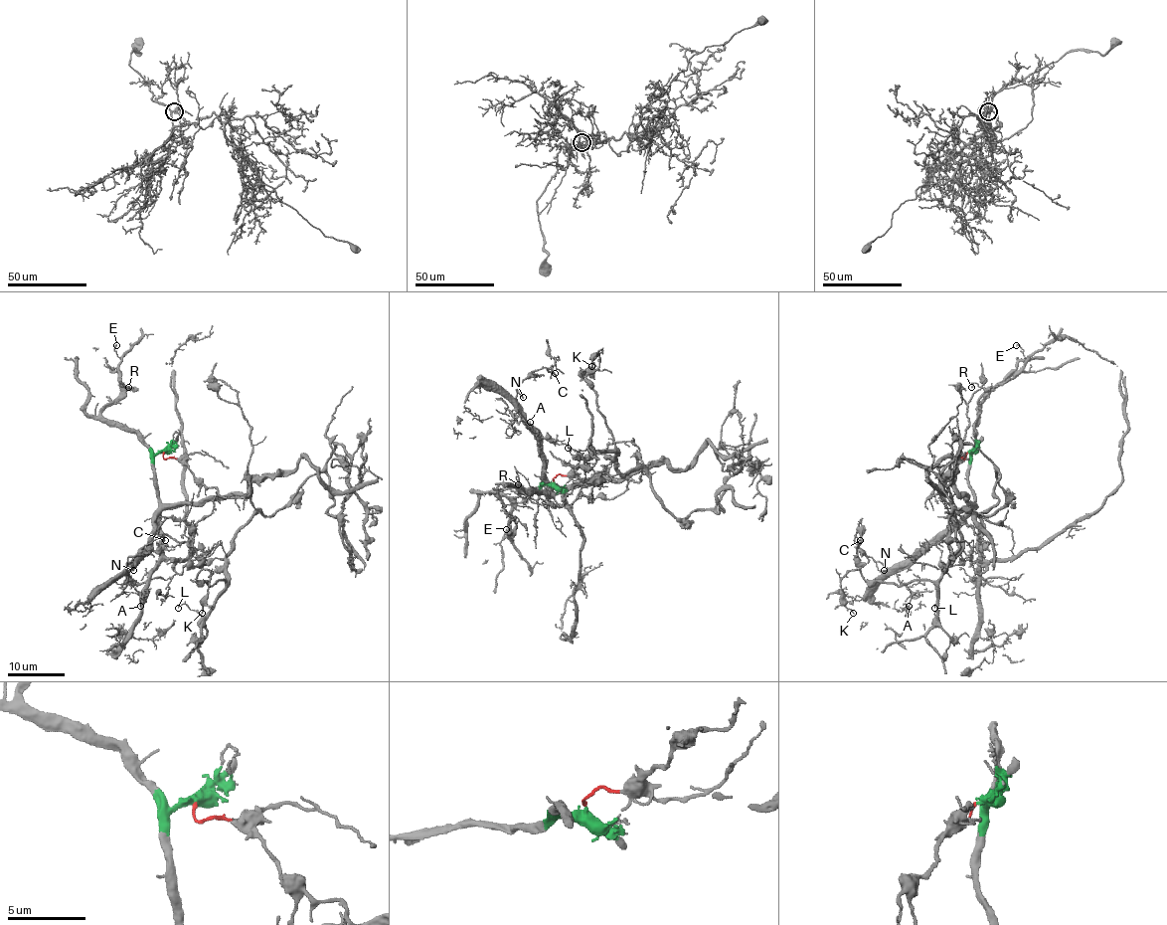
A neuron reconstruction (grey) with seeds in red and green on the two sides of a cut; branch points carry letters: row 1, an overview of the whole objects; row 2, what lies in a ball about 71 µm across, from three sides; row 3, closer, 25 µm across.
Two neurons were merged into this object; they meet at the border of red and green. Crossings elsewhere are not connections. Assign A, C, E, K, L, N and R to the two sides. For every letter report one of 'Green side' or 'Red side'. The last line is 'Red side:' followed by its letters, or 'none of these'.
A: Green side
C: Green side
E: Green side
K: Red side
L: Red side
N: Green side
R: Green side
Red side: K, L

